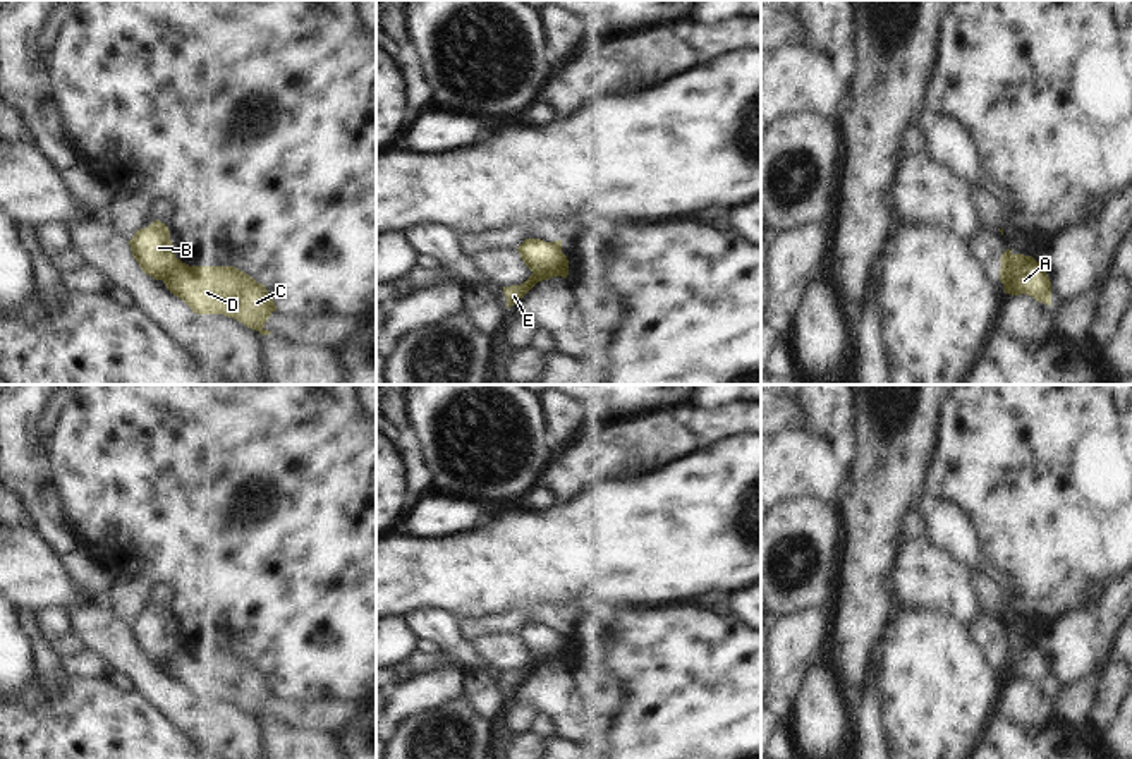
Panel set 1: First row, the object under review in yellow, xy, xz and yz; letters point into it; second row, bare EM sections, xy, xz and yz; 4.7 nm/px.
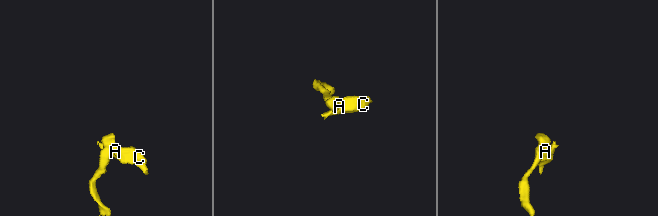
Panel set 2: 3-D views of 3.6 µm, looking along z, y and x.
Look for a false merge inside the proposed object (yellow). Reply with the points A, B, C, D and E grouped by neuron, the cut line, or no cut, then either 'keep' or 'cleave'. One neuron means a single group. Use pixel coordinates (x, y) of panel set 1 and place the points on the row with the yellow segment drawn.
groups A C D E / B; cut xz (560, 251), (552, 270), (533, 273); cleave

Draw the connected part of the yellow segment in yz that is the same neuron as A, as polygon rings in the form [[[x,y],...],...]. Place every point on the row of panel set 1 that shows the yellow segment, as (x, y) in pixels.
[[[1032,258],[1015,261],[1003,280],[1005,294],[1031,295],[1038,302],[1051,306],[1051,282],[1043,266]]]

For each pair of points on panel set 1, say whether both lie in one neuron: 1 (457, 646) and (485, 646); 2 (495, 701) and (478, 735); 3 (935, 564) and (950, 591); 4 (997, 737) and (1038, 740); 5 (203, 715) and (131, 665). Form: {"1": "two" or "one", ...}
{"1": "two", "2": "two", "3": "one", "4": "one", "5": "one"}

